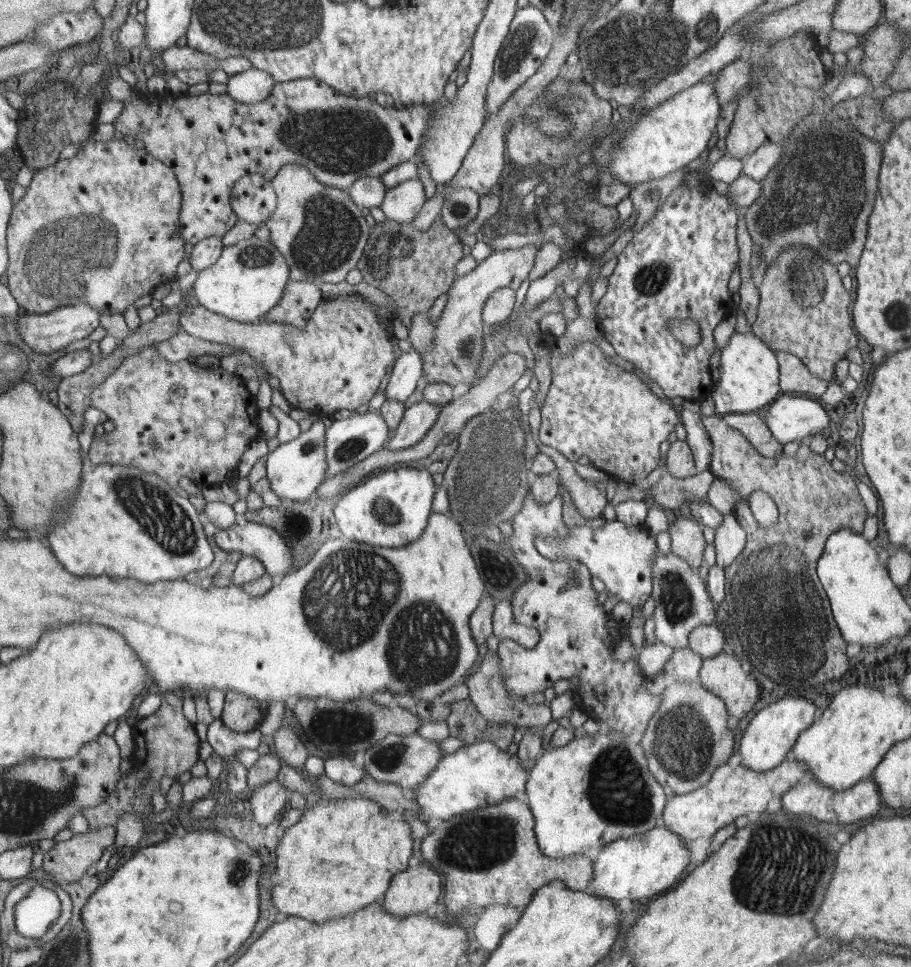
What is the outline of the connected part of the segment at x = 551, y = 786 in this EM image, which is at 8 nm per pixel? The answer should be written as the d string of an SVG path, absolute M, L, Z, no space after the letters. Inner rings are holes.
M605 728L592 734L583 732L566 746L545 749L529 770L523 796L535 820L534 833L542 854L550 858L570 854L594 856L609 842L655 828L668 798L647 763L639 737Z

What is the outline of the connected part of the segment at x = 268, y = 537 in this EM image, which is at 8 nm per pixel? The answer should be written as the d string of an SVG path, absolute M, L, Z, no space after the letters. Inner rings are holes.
M248 521L244 526L218 528L215 541L228 553L236 550L259 559L271 576L288 573L294 564L290 545L271 526Z

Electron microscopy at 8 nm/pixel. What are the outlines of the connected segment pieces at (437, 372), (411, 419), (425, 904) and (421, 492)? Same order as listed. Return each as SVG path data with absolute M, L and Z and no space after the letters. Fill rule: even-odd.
M508 243L477 264L472 272L454 280L448 290L448 303L437 320L432 347L428 347L428 351L422 353L424 355L423 375L426 374L427 384L445 382L454 387L460 383L474 386L478 382L477 370L484 354L485 332L482 311L485 302L498 289L508 288L514 292L518 290L522 282L530 276L538 248L538 246L529 245L515 250Z
M426 400L417 402L404 411L398 428L385 443L384 449L400 450L414 446L434 426L442 406Z
M427 863L407 867L392 877L382 898L383 909L394 916L423 914L442 894L442 878Z
M401 465L391 467L339 495L334 512L337 525L340 530L352 534L354 540L362 540L375 547L400 548L420 538L427 527L438 488L436 485L426 469Z

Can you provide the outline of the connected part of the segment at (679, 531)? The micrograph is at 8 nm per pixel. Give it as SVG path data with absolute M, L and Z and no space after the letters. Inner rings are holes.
M678 515L676 521L669 526L669 532L671 551L698 571L703 561L704 548L707 545L702 534L702 525L696 520Z

